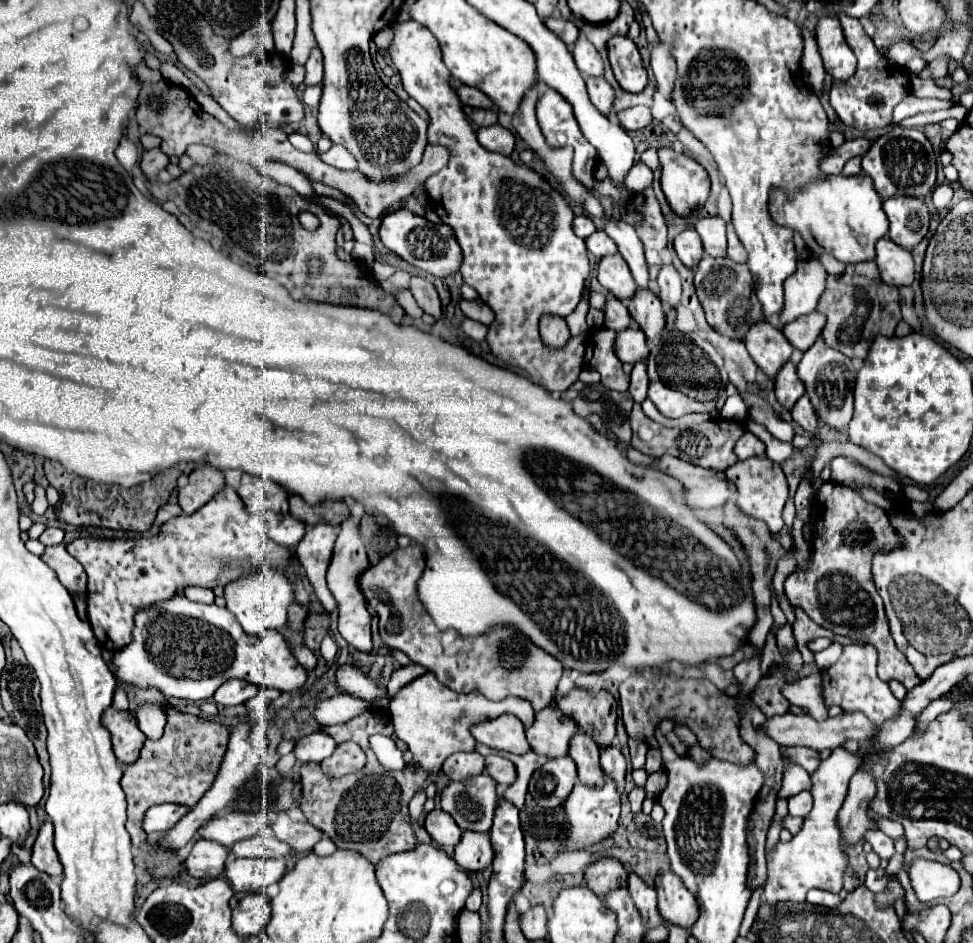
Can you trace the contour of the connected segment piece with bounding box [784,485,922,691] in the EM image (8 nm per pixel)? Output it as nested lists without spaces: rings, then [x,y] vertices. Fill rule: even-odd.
[[[836,485],[836,493],[818,493],[816,495],[816,505],[814,507],[814,515],[818,517],[818,521],[812,521],[814,525],[814,553],[812,553],[812,567],[806,573],[792,573],[788,575],[784,589],[786,589],[786,597],[792,605],[802,607],[810,619],[814,623],[818,623],[824,629],[830,629],[836,635],[848,635],[856,641],[864,641],[876,647],[880,659],[878,659],[878,677],[882,681],[900,681],[908,691],[912,687],[916,687],[918,683],[922,683],[922,679],[916,675],[916,671],[912,669],[912,665],[908,663],[908,659],[898,651],[894,639],[890,637],[890,627],[888,627],[888,619],[884,613],[884,603],[874,587],[872,581],[872,559],[876,553],[888,553],[896,547],[902,547],[902,537],[896,533],[896,529],[890,525],[890,519],[886,515],[884,509],[866,503],[856,491],[850,489],[842,489],[842,485]]]

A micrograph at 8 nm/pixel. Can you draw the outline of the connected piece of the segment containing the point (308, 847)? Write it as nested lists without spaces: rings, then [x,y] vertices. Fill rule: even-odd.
[[[278,813],[278,819],[270,825],[276,839],[288,843],[294,853],[306,853],[312,851],[312,847],[320,841],[322,833],[314,829],[306,821],[294,821],[288,817],[288,813]]]

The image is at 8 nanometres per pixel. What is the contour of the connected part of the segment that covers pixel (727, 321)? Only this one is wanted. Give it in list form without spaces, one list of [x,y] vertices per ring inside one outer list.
[[[704,255],[696,267],[694,285],[696,285],[698,299],[704,307],[706,321],[718,333],[740,339],[742,333],[746,333],[746,329],[750,329],[750,325],[754,325],[754,321],[762,321],[762,309],[760,309],[760,303],[754,293],[754,279],[752,279],[750,271],[746,269],[746,265],[734,263],[728,257],[716,259],[716,257]]]

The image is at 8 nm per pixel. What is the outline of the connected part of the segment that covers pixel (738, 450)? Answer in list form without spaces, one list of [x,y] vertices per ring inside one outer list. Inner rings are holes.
[[[746,431],[738,439],[738,443],[734,447],[734,453],[738,455],[738,459],[748,459],[748,457],[760,457],[760,455],[764,455],[764,449],[766,449],[764,443],[756,435],[752,435],[750,431]]]

